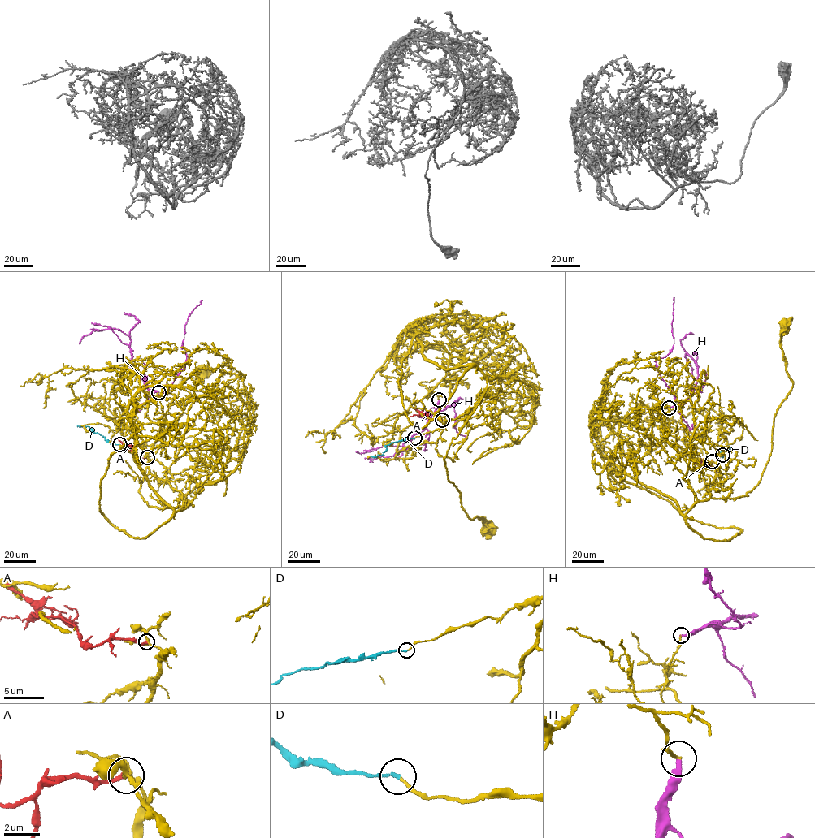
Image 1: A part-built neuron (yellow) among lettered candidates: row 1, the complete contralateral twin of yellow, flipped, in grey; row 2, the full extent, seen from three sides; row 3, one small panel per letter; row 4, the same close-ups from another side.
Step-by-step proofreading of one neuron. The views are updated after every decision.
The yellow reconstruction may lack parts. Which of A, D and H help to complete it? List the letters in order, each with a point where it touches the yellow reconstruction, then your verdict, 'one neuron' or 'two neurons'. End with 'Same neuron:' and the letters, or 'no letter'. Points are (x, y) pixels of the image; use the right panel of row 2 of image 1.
A: meets yellow at (712, 461); two neurons
D: meets yellow at (722, 455); one neuron
H: meets yellow at (669, 408); two neurons
Same neuron: D

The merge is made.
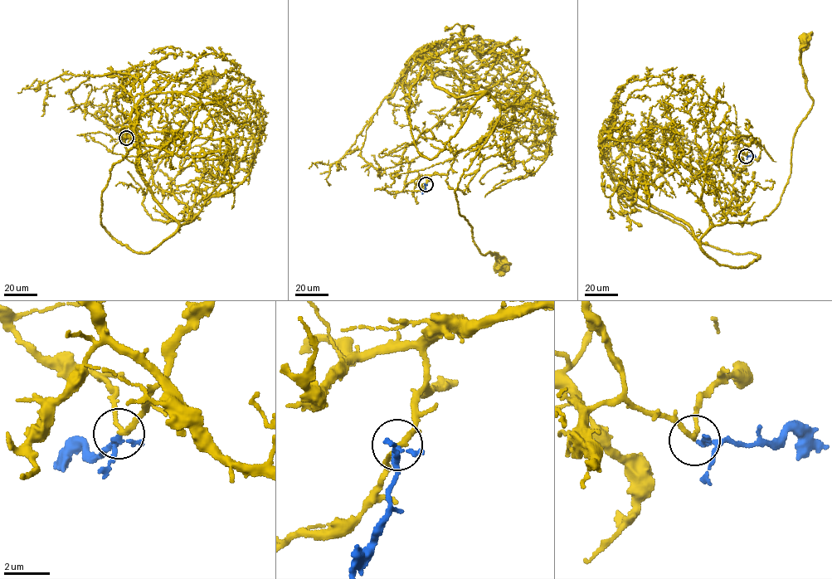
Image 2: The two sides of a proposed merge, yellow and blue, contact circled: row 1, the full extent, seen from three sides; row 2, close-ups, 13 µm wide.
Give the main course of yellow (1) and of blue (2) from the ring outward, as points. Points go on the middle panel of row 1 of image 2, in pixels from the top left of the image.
1: (425, 184), (428, 176), (446, 175), (456, 152), (498, 125), (455, 192), (479, 251), (496, 254), (503, 265)
2: (425, 184), (422, 194)

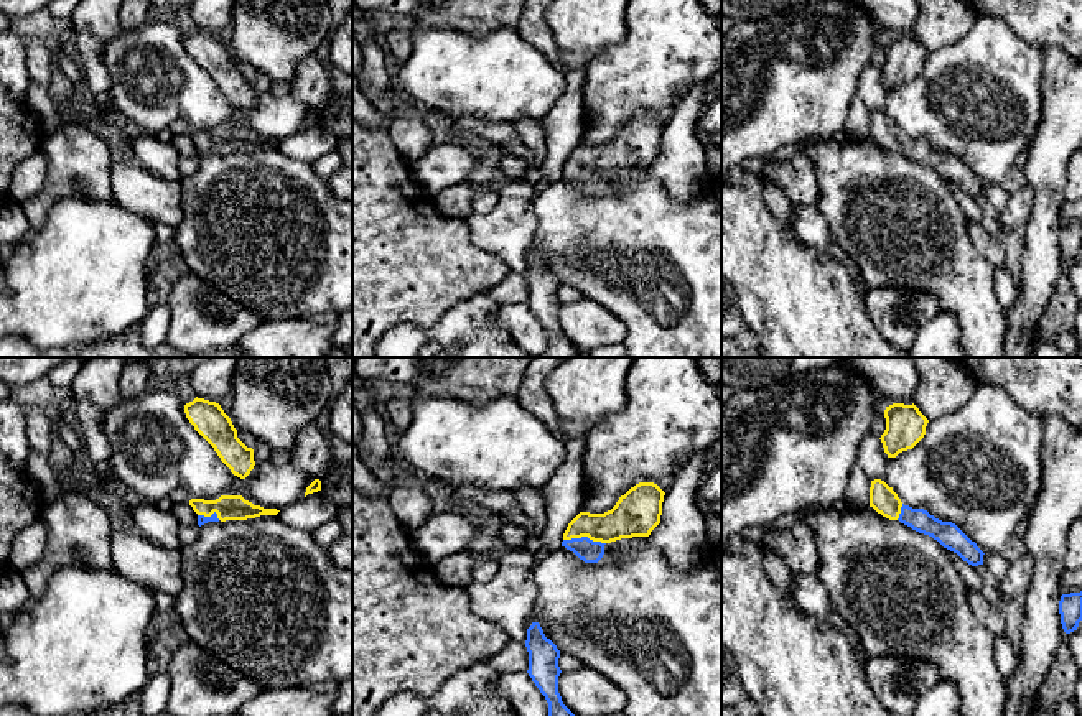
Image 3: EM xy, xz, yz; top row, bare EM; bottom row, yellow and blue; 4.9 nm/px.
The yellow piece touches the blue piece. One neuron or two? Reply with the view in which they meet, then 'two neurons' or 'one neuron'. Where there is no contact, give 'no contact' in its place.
xz | one neuron

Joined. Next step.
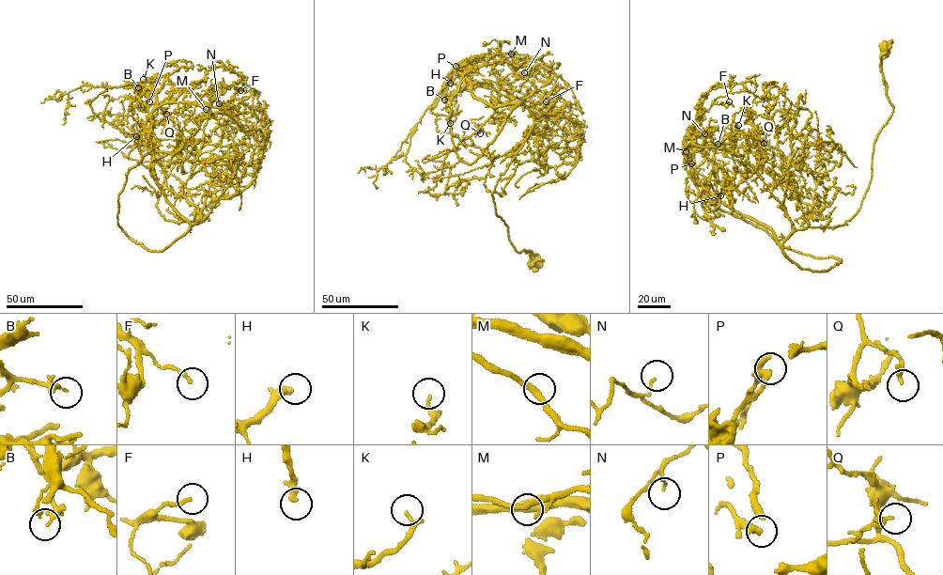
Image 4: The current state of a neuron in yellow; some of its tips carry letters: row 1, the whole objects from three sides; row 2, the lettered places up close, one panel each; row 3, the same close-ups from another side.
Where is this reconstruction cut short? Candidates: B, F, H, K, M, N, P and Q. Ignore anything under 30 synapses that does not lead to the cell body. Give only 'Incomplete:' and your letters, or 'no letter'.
Incomplete: B, H, K

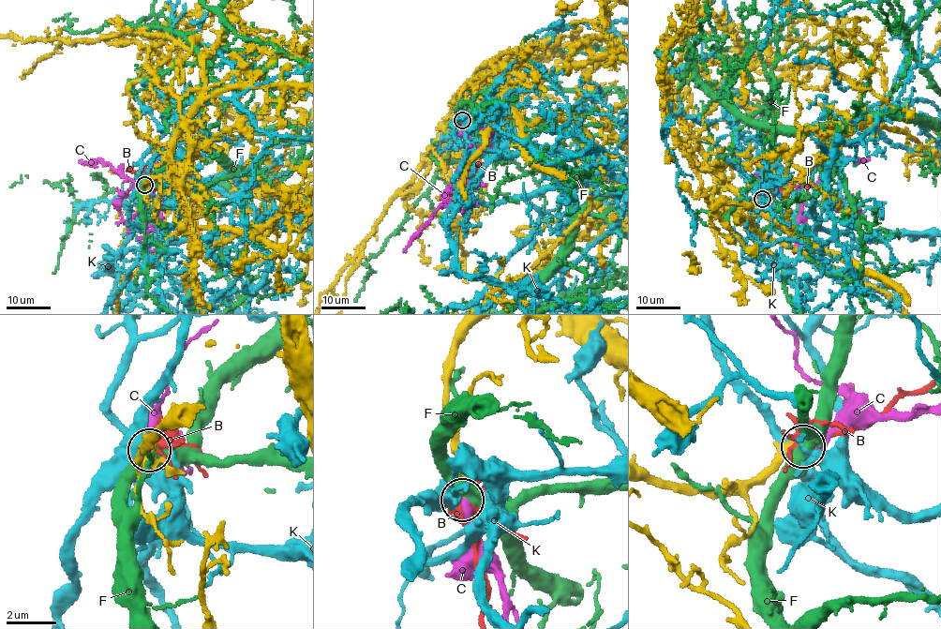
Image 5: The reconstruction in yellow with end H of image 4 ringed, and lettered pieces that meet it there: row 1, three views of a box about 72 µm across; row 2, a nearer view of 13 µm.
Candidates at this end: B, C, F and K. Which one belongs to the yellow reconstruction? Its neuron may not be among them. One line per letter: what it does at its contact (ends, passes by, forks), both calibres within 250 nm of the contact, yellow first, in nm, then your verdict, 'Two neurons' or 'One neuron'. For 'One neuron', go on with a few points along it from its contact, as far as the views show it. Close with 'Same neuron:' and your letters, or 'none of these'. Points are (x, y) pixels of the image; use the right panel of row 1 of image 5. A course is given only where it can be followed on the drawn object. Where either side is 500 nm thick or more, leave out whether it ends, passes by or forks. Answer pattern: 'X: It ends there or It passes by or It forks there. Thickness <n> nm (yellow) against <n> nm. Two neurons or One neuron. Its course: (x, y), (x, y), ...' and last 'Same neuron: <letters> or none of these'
B: It forks there. Thickness 400 nm (yellow) against 360 nm. Two neurons
C: It ends there. Thickness 380 nm (yellow) against 300 nm. One neuron
F: Thickness 420 nm (yellow) against 500 nm. Two neurons
K: Thickness 420 nm (yellow) against 550 nm. Two neurons
Same neuron: C

